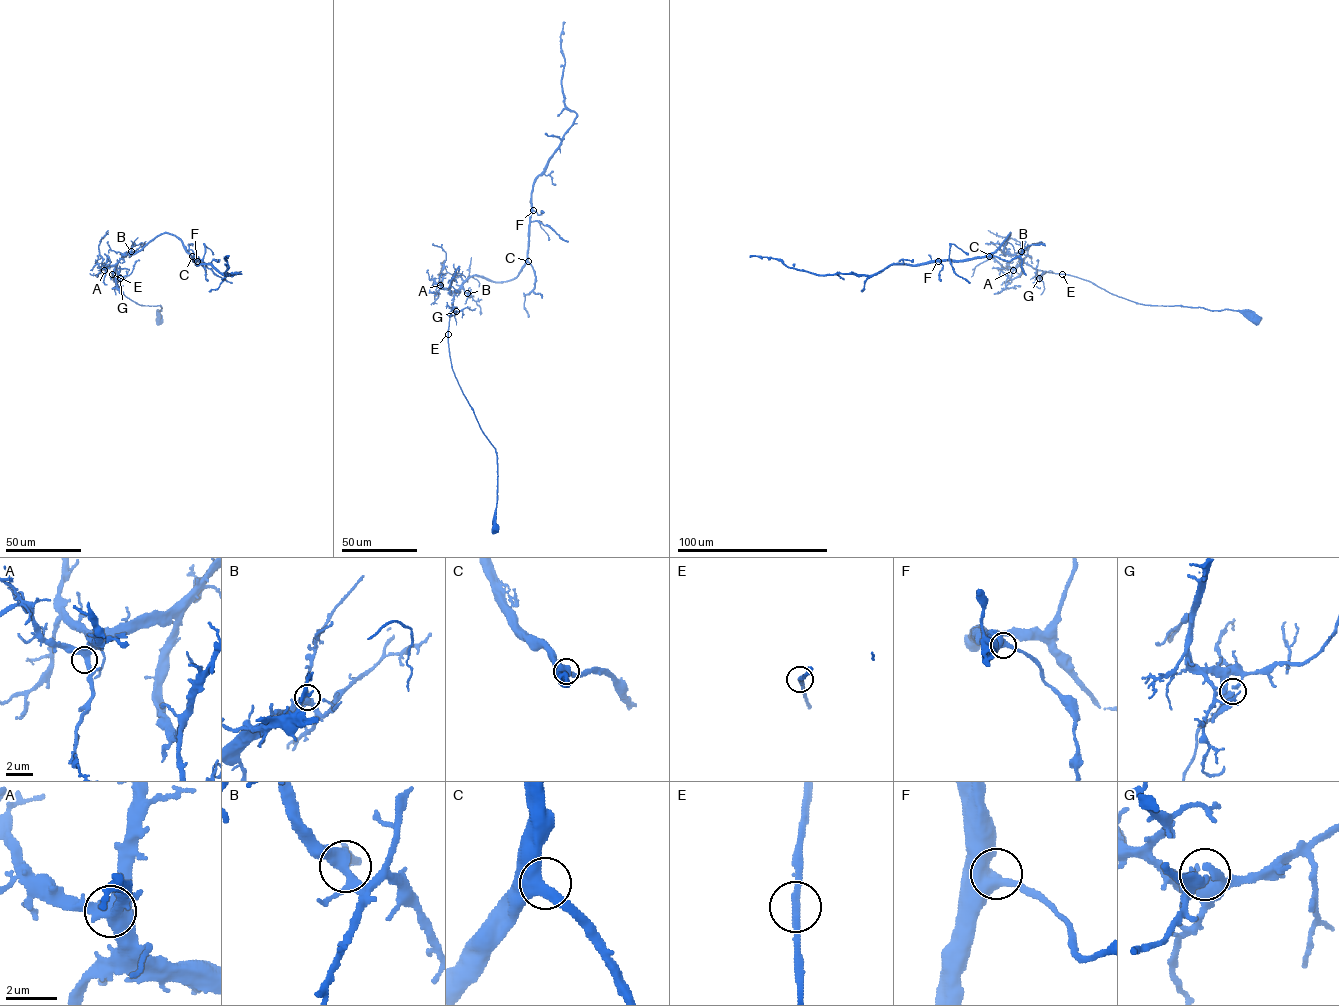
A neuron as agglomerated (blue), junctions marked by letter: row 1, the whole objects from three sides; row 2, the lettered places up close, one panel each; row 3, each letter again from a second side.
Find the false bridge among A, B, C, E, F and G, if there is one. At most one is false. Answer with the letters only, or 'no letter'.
no letter

